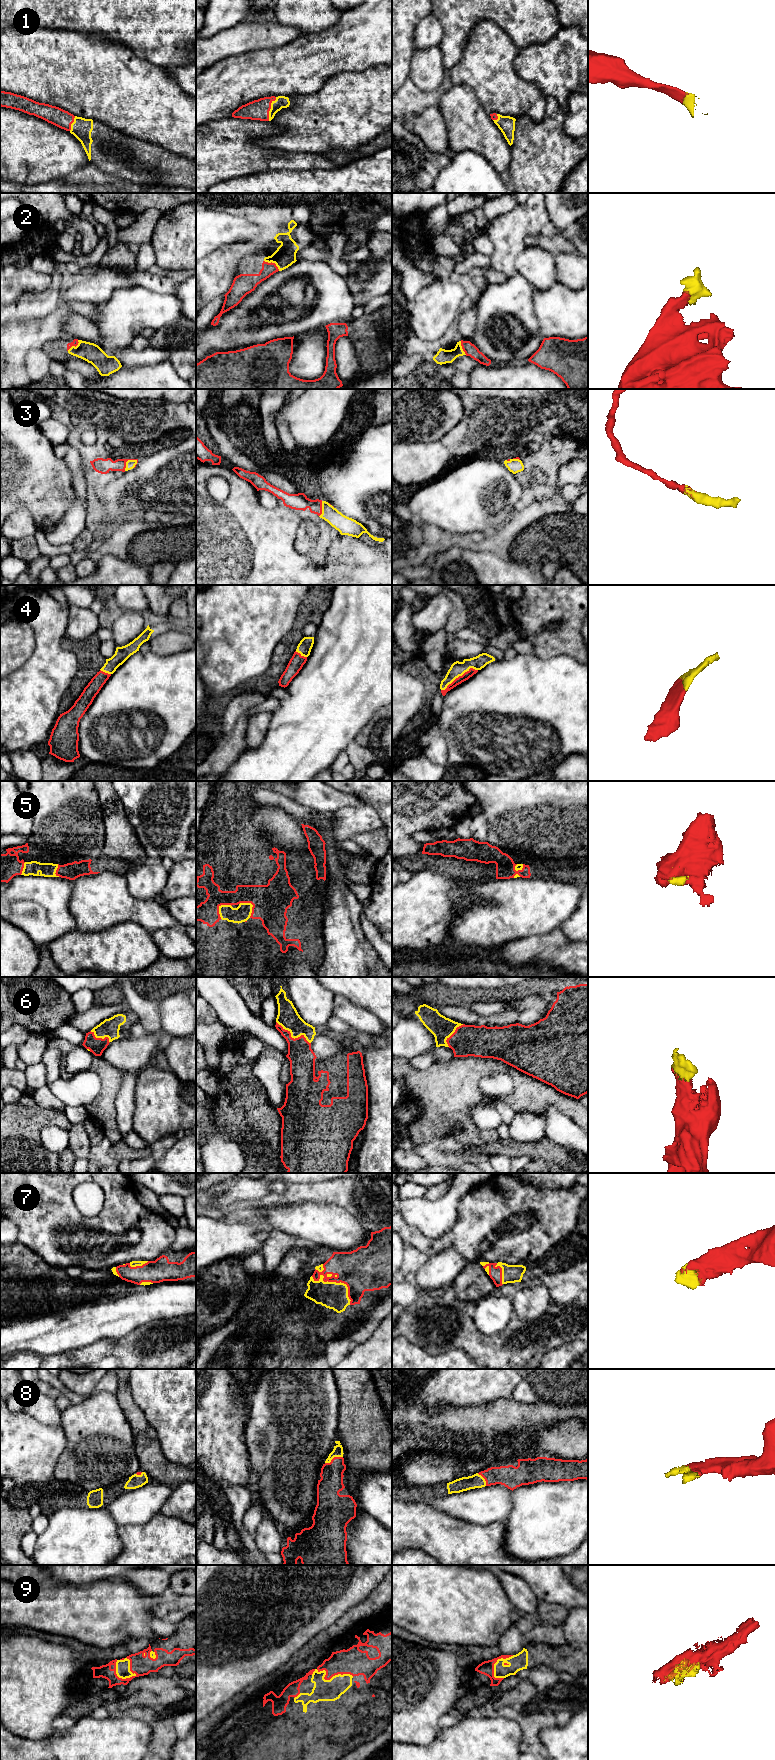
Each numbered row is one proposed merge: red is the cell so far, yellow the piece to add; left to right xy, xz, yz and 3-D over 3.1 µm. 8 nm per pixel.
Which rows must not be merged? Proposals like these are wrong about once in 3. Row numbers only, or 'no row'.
5

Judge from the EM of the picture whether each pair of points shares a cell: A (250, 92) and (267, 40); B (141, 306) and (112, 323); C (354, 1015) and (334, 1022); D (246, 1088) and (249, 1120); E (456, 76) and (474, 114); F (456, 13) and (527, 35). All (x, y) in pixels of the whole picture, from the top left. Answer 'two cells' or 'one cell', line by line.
A: two cells
B: one cell
C: two cells
D: one cell
E: two cells
F: one cell

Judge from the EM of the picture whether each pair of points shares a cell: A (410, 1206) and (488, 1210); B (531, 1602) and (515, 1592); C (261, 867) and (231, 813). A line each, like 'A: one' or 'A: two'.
A: two
B: one
C: one

